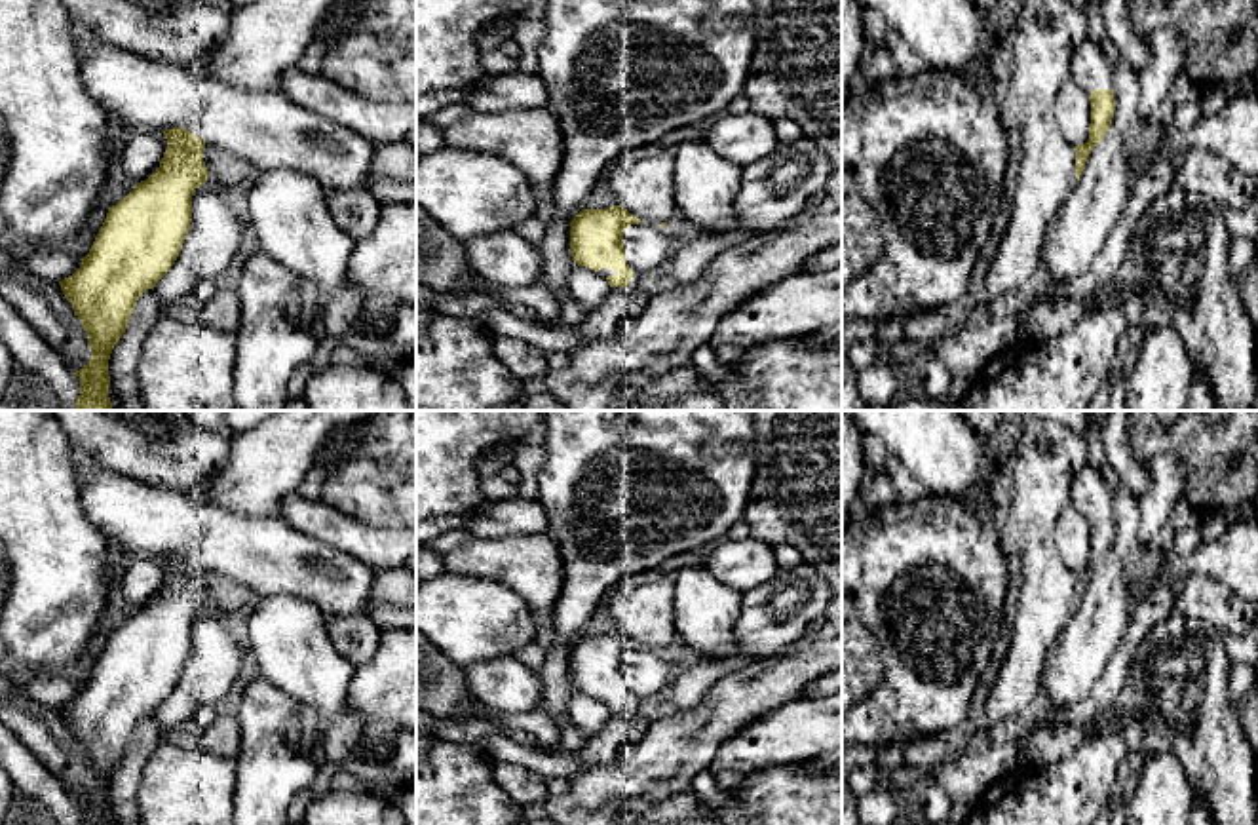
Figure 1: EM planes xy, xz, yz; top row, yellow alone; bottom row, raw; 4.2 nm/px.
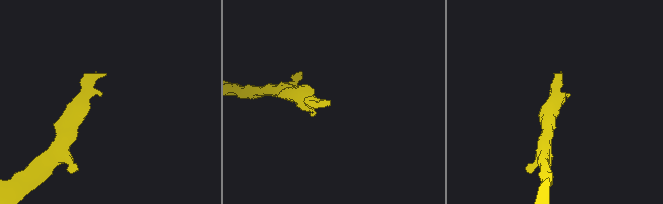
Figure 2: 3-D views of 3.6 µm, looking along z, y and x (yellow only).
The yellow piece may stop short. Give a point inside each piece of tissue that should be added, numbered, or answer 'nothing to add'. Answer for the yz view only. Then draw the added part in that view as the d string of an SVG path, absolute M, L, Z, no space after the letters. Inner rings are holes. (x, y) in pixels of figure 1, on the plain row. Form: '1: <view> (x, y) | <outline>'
1: yz (1089, 495) | M1087 464L1076 473L1070 487L1070 506L1079 511L1087 523L1093 515L1114 515L1112 492L1100 470Z

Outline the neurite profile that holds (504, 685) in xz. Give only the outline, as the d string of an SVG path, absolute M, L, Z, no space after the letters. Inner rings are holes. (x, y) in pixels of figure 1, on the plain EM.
M513 658L483 660L466 667L473 700L502 715L524 715L542 705L538 671Z

